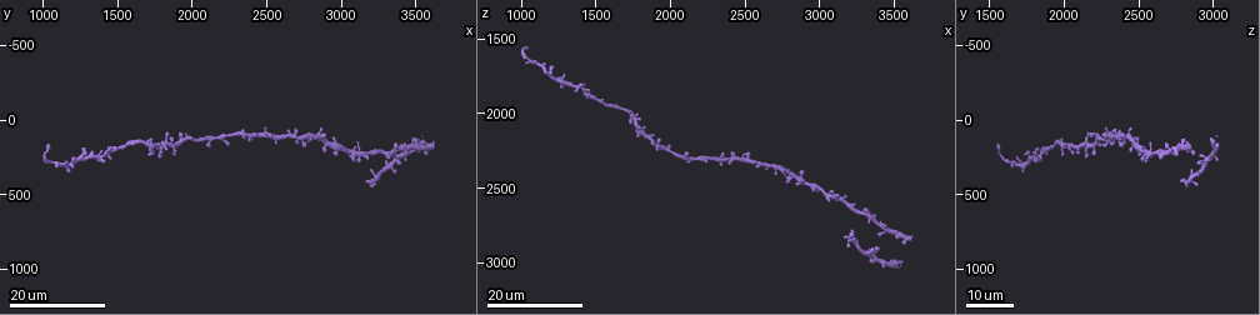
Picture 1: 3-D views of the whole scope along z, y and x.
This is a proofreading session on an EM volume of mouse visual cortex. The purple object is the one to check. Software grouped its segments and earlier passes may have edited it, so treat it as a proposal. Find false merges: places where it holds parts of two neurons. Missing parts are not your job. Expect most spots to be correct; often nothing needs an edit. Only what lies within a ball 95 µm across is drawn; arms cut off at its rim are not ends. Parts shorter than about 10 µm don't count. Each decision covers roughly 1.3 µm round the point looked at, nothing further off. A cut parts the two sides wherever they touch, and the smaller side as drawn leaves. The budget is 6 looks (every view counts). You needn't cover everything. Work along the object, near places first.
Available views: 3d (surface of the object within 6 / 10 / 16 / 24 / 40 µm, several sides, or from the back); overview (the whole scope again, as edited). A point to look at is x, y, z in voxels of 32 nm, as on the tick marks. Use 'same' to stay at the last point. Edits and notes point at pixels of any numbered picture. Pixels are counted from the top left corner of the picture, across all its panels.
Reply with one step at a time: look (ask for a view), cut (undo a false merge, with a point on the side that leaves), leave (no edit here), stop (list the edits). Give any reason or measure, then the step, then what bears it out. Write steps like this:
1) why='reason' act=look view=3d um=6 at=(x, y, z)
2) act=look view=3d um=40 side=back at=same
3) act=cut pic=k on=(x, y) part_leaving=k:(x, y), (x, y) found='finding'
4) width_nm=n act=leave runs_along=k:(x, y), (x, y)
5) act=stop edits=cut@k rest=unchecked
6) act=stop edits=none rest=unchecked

act=look view=3d um=16 at=(2380, 100, 2320)

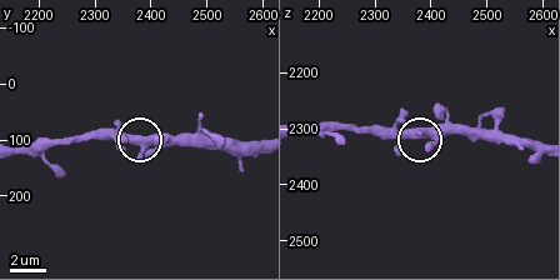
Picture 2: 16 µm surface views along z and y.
act=look view=3d um=6 at=same

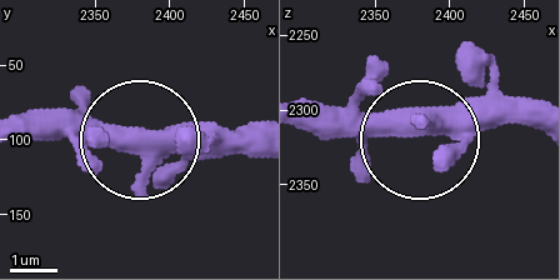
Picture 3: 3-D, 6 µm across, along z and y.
act=leave runs_along=3:(131, 134), (259, 143) found='all the same neuron'

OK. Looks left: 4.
why='looks like a crossing' act=look view=3d um=24 at=(3360, 280, 2960)

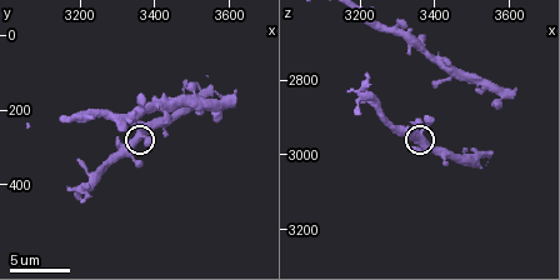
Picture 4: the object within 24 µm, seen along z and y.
why='zoom in' act=look view=3d um=6 at=(3360, 280, 2960)

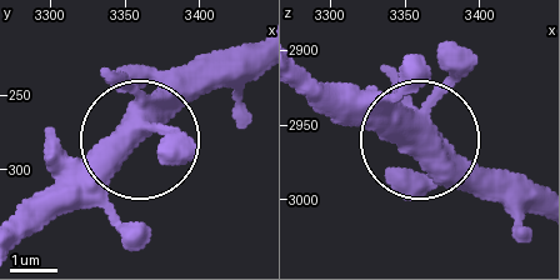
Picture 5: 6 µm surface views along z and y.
act=leave found='continuous, no second neuron'

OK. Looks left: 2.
why='calibre changes' act=look view=3d um=16 at=(1360, 260, 1820)

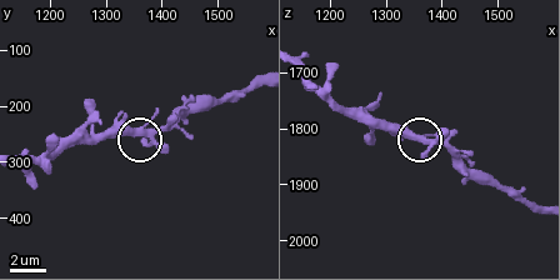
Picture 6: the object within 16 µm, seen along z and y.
act=look view=3d um=6 at=(1375, 250, 1820)

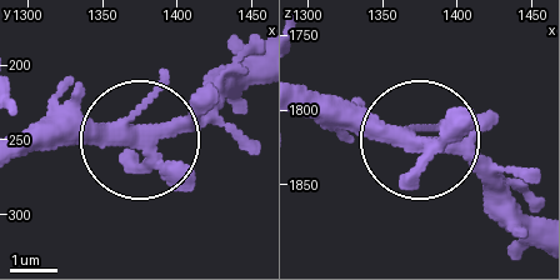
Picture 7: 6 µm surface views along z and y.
width_nm=330 act=leave found='continuous, no second neuron'

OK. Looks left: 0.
act=stop edits=none rest=unchecked

